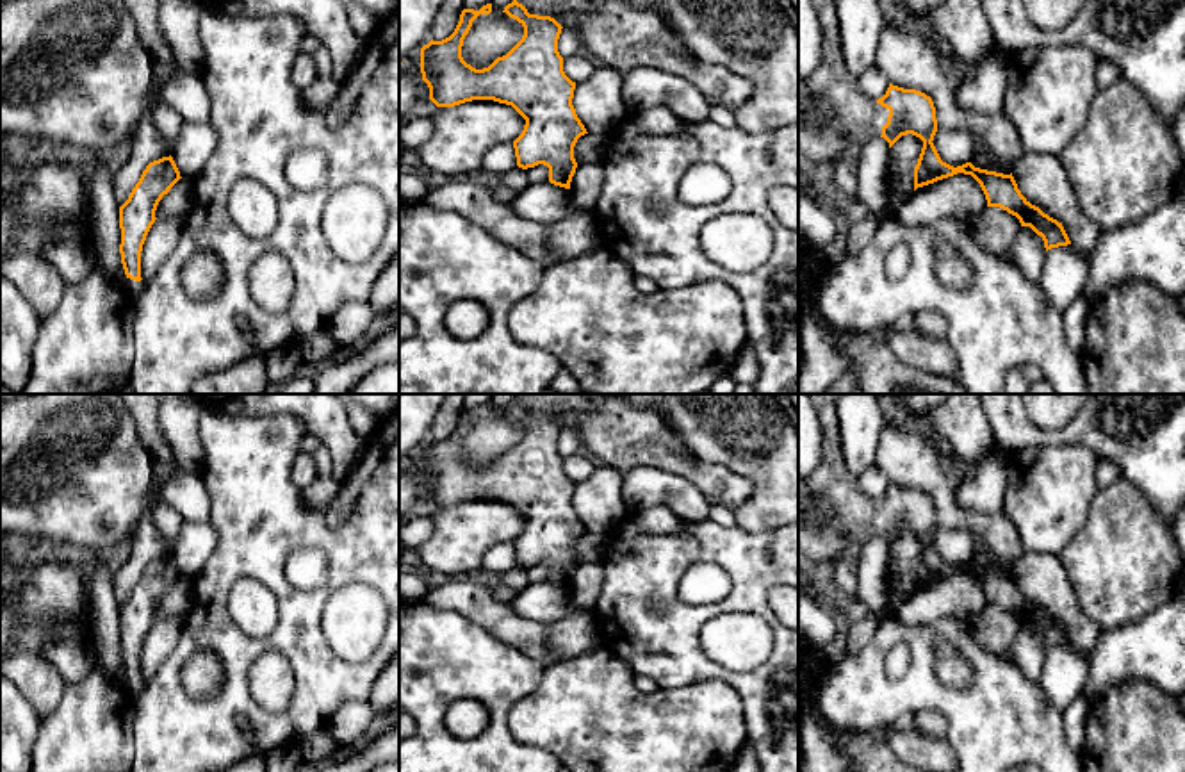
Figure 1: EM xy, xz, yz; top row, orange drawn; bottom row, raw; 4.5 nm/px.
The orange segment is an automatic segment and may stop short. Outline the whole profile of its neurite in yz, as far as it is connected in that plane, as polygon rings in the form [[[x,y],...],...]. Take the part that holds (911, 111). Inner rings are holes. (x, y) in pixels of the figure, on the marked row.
[[[811,0],[820,14],[823,30],[823,57],[816,71],[798,82],[798,152],[816,162],[834,162],[846,153],[854,153],[866,143],[884,137],[889,148],[907,134],[923,141],[923,148],[914,168],[914,191],[918,187],[934,184],[937,180],[953,177],[957,173],[971,175],[982,187],[987,207],[1000,207],[1016,216],[1021,226],[1030,226],[1042,237],[1046,251],[1058,246],[1071,244],[1062,223],[1044,214],[1039,207],[1032,205],[1017,189],[1010,175],[975,168],[971,162],[962,166],[950,166],[941,160],[934,136],[937,132],[936,107],[930,96],[916,89],[903,89],[889,84],[886,94],[879,100],[866,96],[857,78],[846,68],[839,39],[839,18],[836,12],[836,0]]]

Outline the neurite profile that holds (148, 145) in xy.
[[[151,111],[144,112],[137,127],[132,130],[130,144],[132,152],[128,162],[114,175],[114,196],[118,207],[128,200],[150,162],[173,153],[173,146],[159,134],[151,119]]]

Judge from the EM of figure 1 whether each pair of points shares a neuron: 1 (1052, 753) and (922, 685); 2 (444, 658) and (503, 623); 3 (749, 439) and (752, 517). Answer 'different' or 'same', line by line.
1: same
2: different
3: same

